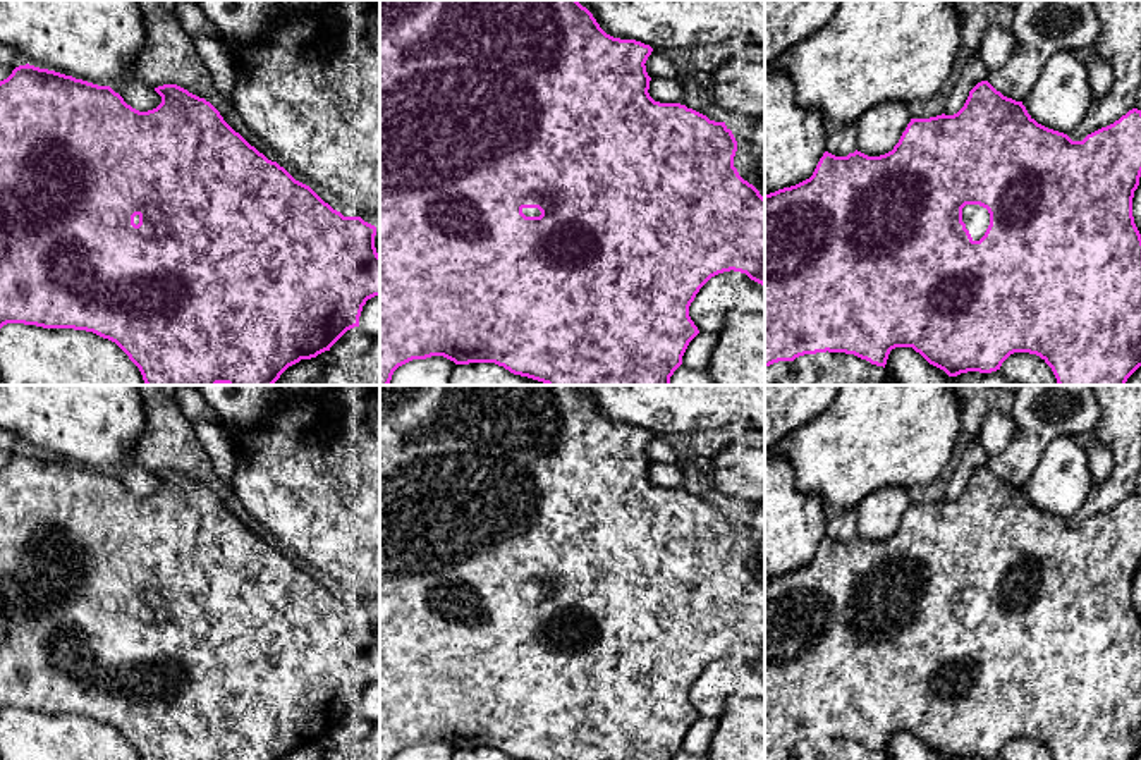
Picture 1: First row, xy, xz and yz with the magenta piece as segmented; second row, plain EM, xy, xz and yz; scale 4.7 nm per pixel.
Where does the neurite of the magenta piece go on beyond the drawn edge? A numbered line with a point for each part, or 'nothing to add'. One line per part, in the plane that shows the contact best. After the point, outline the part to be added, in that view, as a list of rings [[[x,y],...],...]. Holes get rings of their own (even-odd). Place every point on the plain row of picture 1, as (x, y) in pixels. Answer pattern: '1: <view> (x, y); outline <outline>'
1: yz (976, 604); outline [[[966,590],[962,593],[962,607],[966,609],[973,626],[979,626],[990,610],[990,598],[979,590]]]

